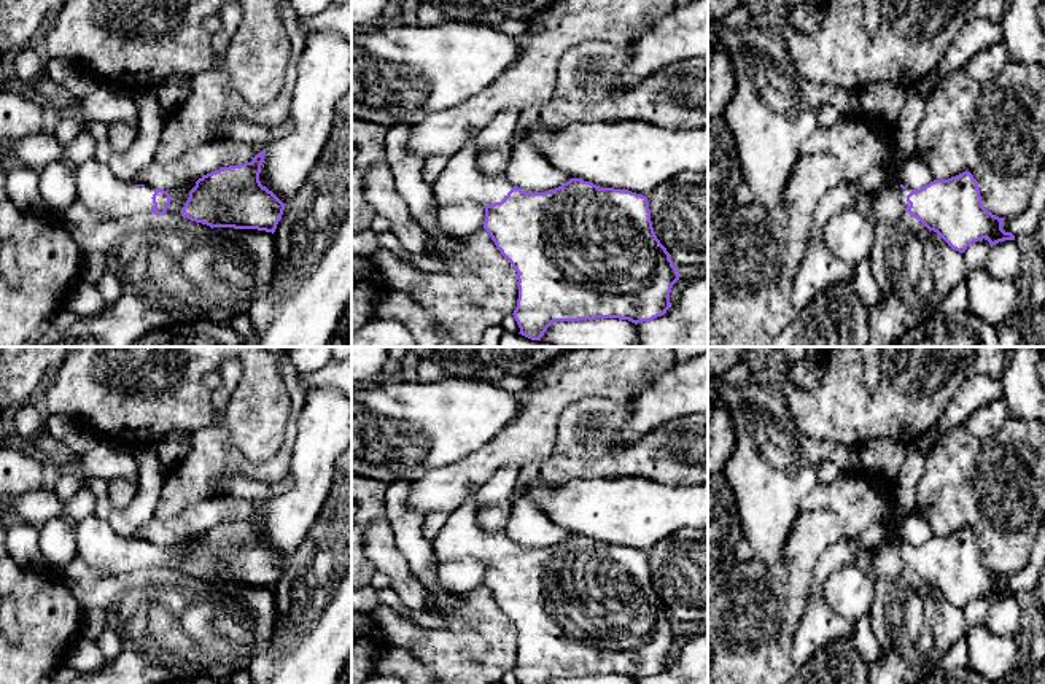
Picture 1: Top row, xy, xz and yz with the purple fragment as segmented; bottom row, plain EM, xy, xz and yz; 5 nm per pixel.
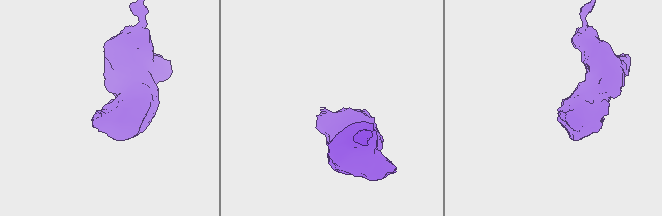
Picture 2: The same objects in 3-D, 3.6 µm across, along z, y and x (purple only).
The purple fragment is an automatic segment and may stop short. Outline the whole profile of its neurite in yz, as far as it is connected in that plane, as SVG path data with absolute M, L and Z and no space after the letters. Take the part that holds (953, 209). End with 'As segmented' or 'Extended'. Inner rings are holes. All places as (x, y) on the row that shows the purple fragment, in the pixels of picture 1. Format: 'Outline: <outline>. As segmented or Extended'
Outline: M967 170L948 180L934 180L921 189L900 188L905 212L959 253L983 239L991 245L1015 240L1002 229L1005 218L983 207L978 181Z. Extended

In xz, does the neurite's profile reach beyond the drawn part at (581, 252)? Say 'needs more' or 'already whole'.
needs more

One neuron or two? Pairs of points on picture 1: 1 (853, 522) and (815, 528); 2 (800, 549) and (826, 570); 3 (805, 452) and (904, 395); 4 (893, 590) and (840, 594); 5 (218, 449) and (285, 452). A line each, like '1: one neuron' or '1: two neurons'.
1: two neurons
2: two neurons
3: two neurons
4: two neurons
5: one neuron

